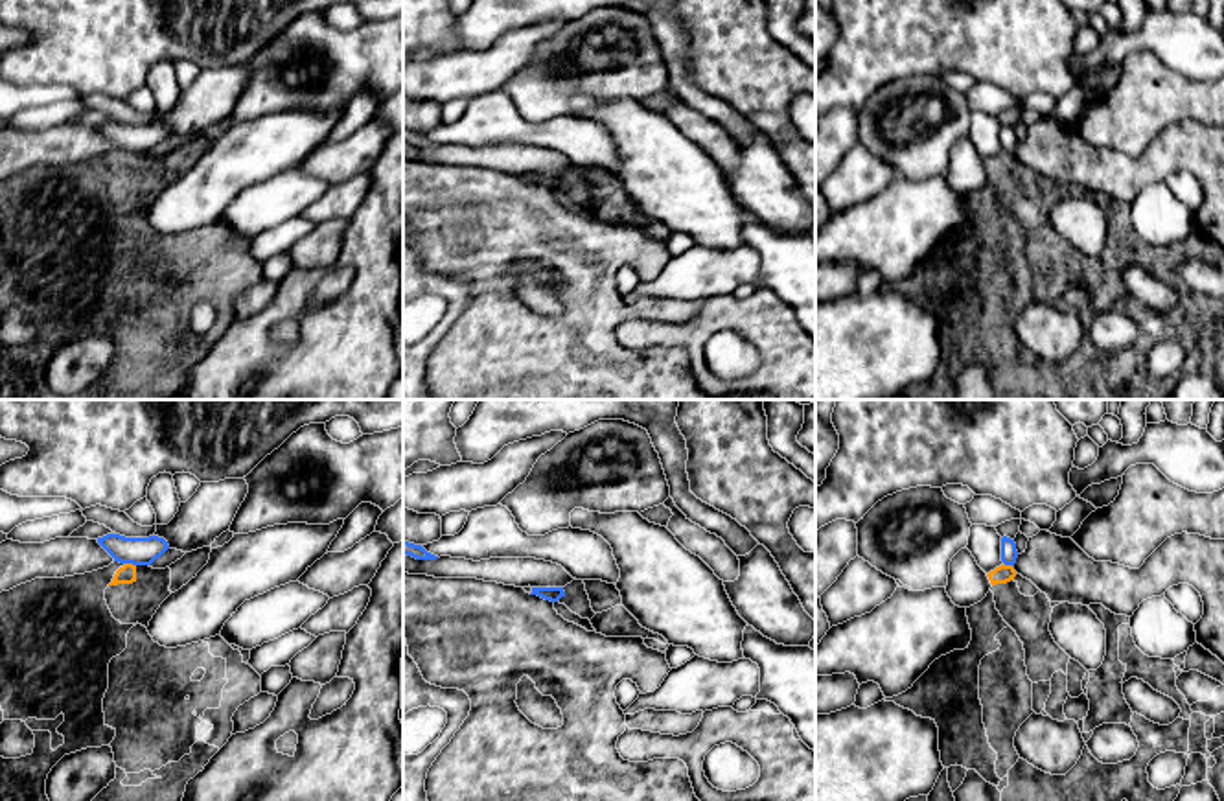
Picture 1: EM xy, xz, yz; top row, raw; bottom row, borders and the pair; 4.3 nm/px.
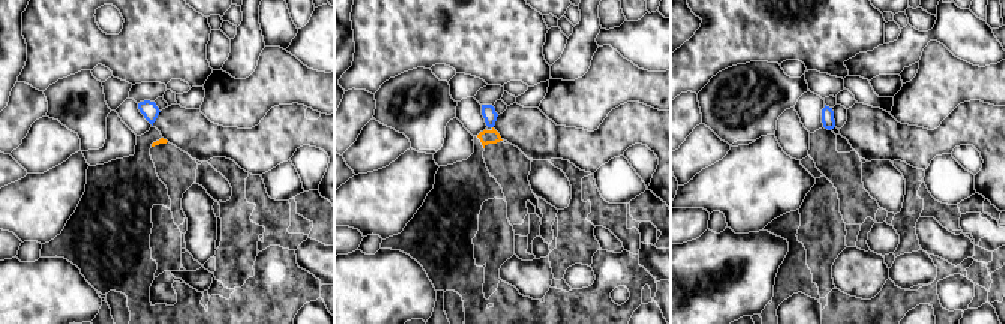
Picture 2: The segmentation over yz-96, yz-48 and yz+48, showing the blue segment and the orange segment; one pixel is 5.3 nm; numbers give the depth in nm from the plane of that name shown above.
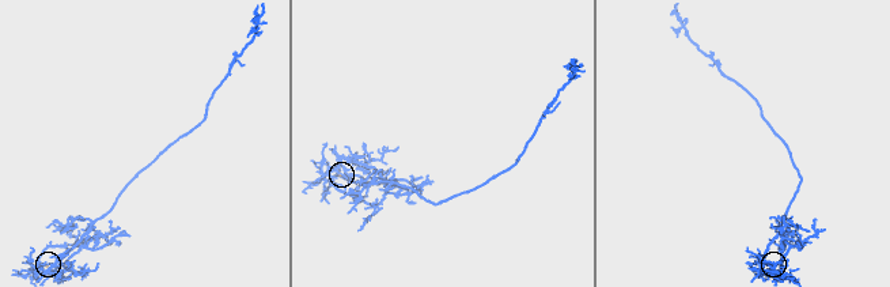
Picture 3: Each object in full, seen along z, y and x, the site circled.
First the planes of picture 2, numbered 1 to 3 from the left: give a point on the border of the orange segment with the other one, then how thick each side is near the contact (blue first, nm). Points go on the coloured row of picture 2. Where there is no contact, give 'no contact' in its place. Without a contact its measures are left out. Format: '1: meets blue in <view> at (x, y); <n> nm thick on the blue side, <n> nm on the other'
1: no contact
2: no contact
3: no contact

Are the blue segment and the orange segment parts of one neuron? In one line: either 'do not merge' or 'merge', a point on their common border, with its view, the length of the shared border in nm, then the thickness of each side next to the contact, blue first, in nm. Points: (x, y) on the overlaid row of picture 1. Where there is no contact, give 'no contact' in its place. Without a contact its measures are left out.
do not merge | xy (131, 562) | 50 nm | 130/80 nm

